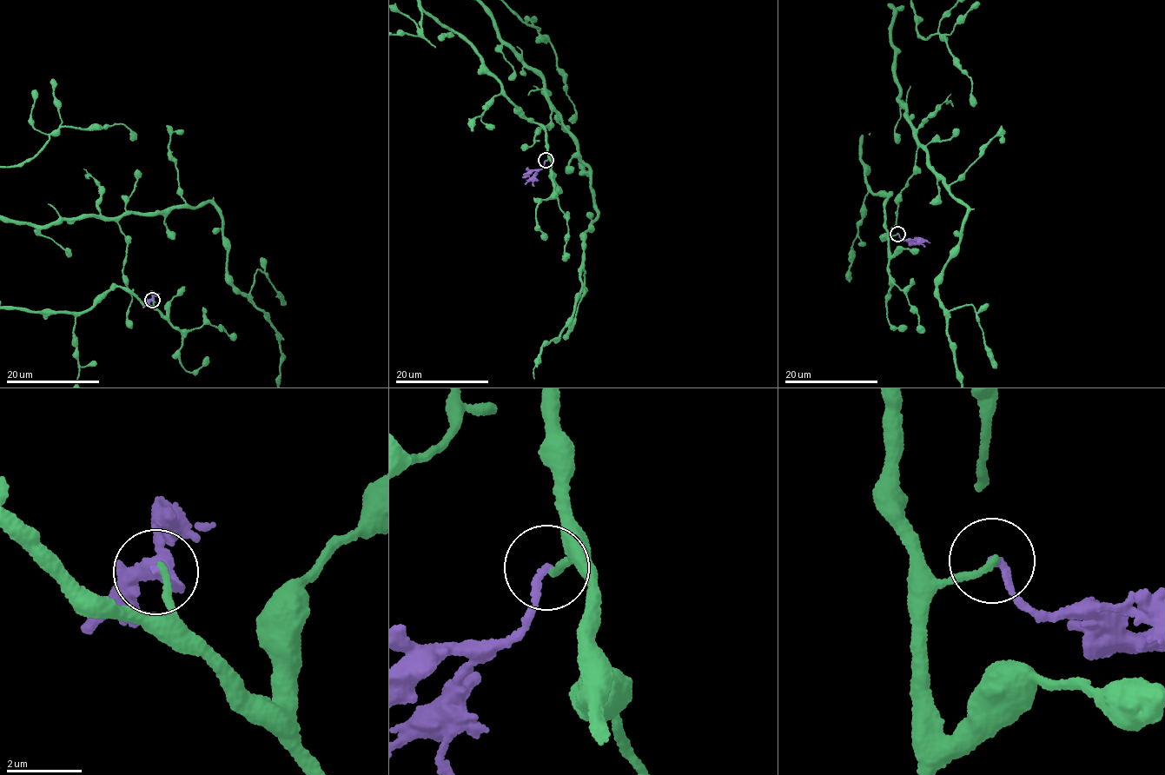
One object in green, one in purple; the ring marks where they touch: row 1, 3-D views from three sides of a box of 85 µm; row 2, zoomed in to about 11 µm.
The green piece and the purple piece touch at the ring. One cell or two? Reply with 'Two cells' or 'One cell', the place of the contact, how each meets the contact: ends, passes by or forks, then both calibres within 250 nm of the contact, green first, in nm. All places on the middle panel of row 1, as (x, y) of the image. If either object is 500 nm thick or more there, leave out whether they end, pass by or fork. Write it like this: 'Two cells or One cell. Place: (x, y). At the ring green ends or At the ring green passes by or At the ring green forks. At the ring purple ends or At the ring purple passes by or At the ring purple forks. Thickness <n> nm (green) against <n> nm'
Two cells. Place: (546, 160). At the ring green ends. At the ring purple ends. Thickness 200 nm (green) against 190 nm

